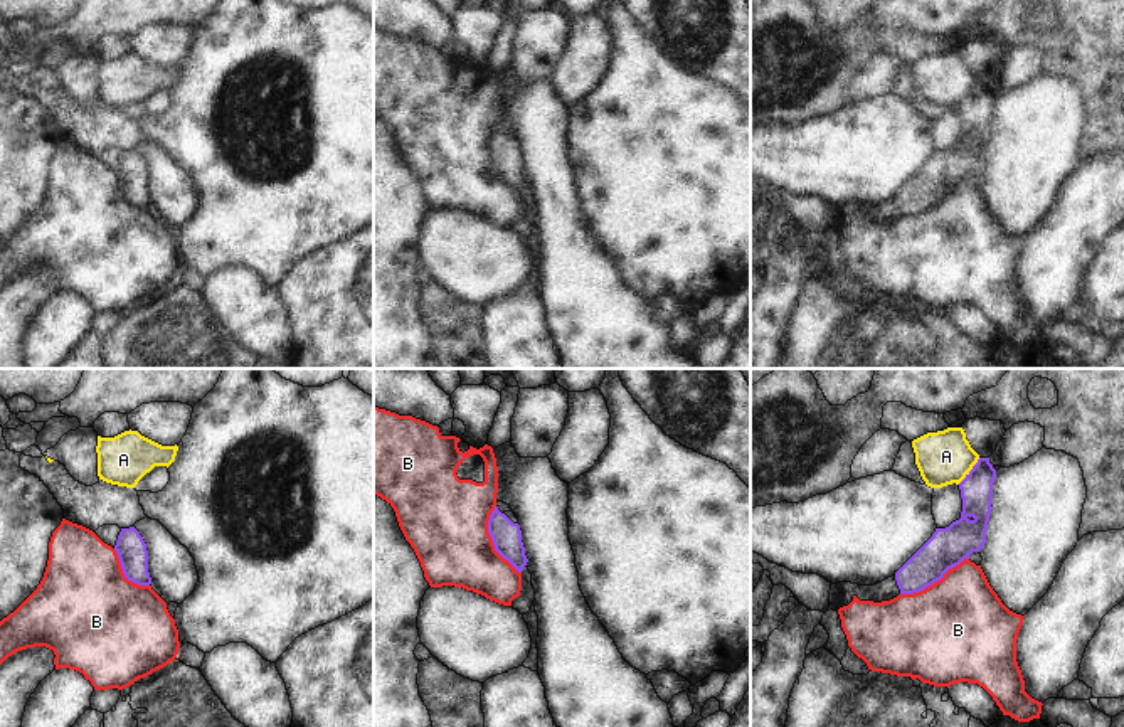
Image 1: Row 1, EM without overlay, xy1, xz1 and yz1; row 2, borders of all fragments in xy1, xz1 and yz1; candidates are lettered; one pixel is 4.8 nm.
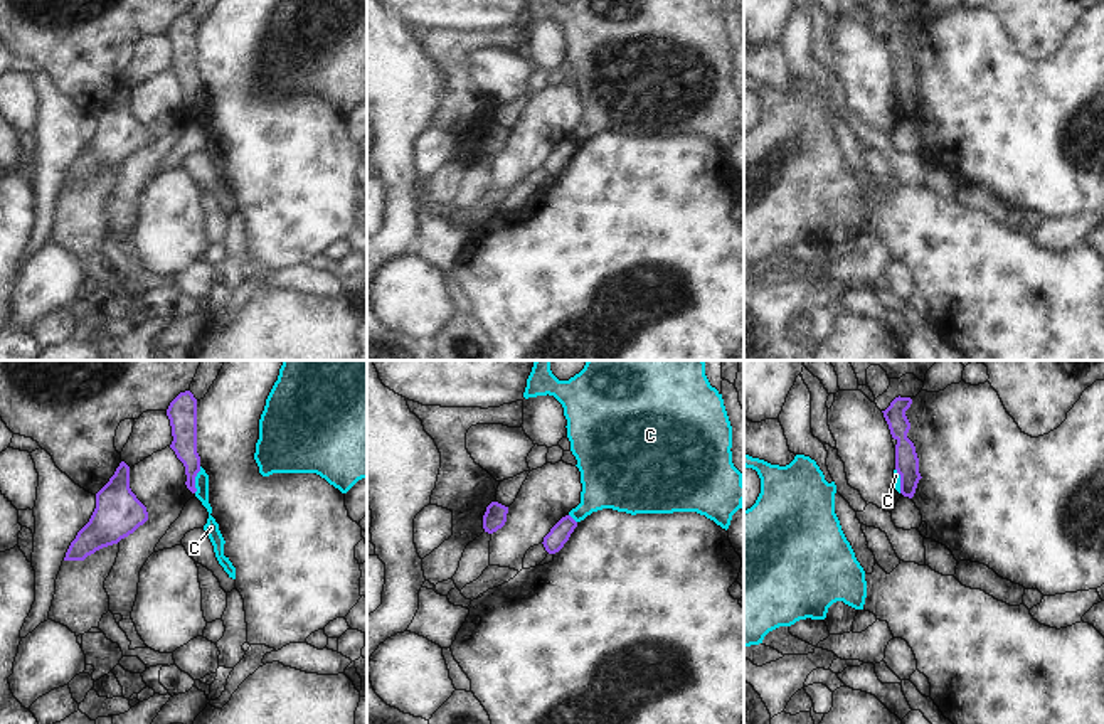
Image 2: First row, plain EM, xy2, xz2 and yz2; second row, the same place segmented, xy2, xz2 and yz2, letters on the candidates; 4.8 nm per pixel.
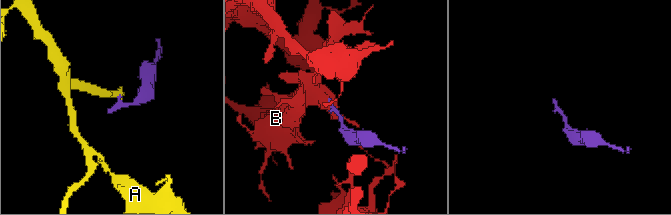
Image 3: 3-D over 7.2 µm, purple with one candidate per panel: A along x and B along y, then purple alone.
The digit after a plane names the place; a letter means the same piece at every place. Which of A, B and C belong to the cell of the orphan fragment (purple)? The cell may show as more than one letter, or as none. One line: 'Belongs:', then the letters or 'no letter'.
Belongs: no letter

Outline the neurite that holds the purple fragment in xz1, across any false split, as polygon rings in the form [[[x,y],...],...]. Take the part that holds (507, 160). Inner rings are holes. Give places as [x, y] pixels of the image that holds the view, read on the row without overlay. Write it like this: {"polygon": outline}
{"polygon": [[[496,125],[488,143],[488,157],[493,163],[495,173],[508,183],[515,194],[522,195],[528,182],[525,178],[518,141],[510,128]]]}

